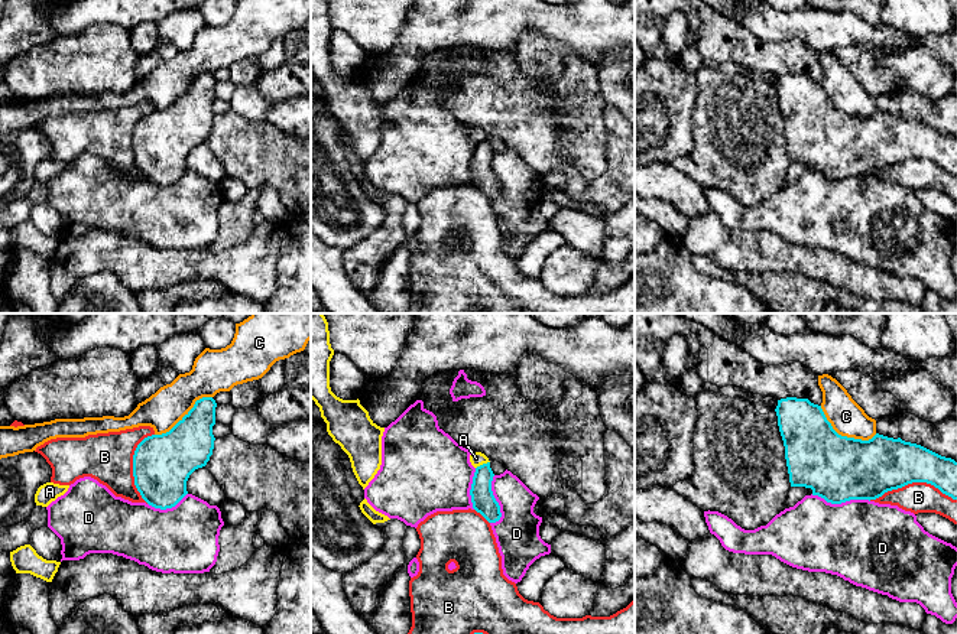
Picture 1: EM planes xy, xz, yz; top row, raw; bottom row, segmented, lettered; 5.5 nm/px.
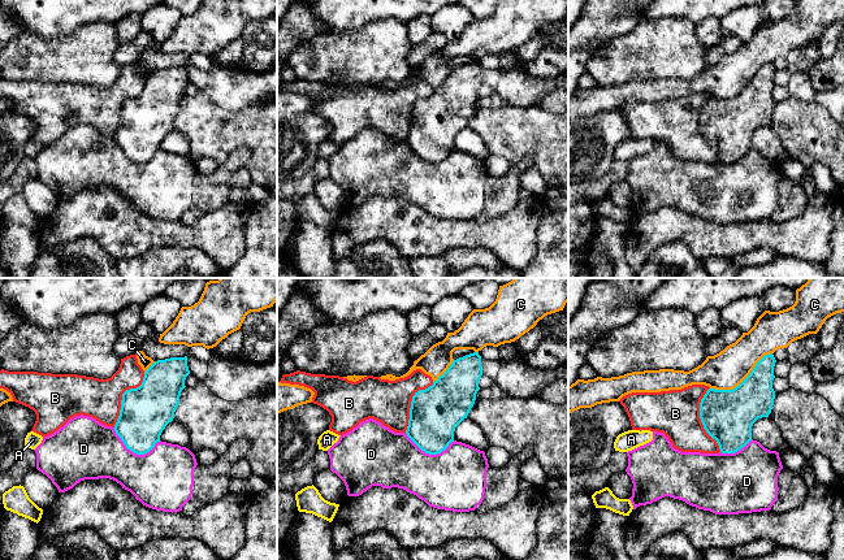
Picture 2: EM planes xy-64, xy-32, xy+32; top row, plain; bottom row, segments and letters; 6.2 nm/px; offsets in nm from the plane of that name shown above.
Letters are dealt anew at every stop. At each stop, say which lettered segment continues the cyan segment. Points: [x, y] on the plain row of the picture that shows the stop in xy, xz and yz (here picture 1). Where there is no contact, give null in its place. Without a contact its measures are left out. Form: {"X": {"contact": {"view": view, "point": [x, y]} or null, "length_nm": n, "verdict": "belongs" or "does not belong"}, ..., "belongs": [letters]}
{"A": {"contact": {"view": "xz", "point": [483, 140]}, "length_nm": 90, "verdict": "does not belong"}, "B": {"contact": {"view": "yz", "point": [912, 158]}, "length_nm": 480, "verdict": "does not belong"}, "C": {"contact": {"view": "yz", "point": [844, 113]}, "length_nm": 360, "verdict": "does not belong"}, "D": {"contact": {"view": "yz", "point": [840, 179]}, "length_nm": 340, "verdict": "does not belong"}, "belongs": []}

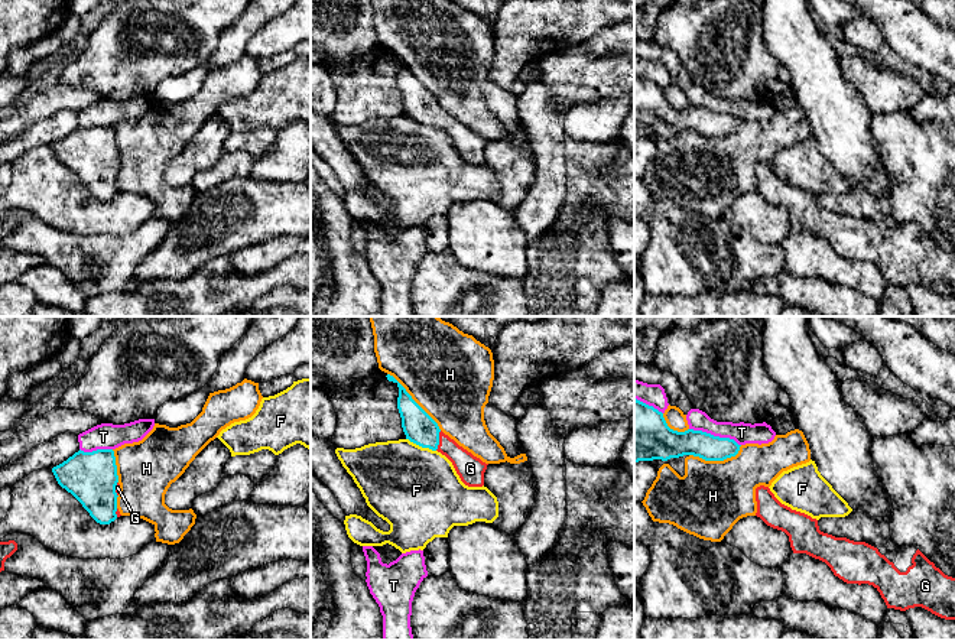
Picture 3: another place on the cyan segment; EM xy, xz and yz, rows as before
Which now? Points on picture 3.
{"F": {"contact": {"view": "xz", "point": [421, 122]}, "length_nm": 180, "verdict": "does not belong"}, "G": {"contact": {"view": "xz", "point": [438, 117]}, "length_nm": 120, "verdict": "belongs"}, "H": {"contact": {"view": "xz", "point": [413, 77]}, "length_nm": 440, "verdict": "does not belong"}, "T": {"contact": {"view": "yz", "point": [715, 113]}, "length_nm": 300, "verdict": "does not belong"}, "belongs": ["G"]}

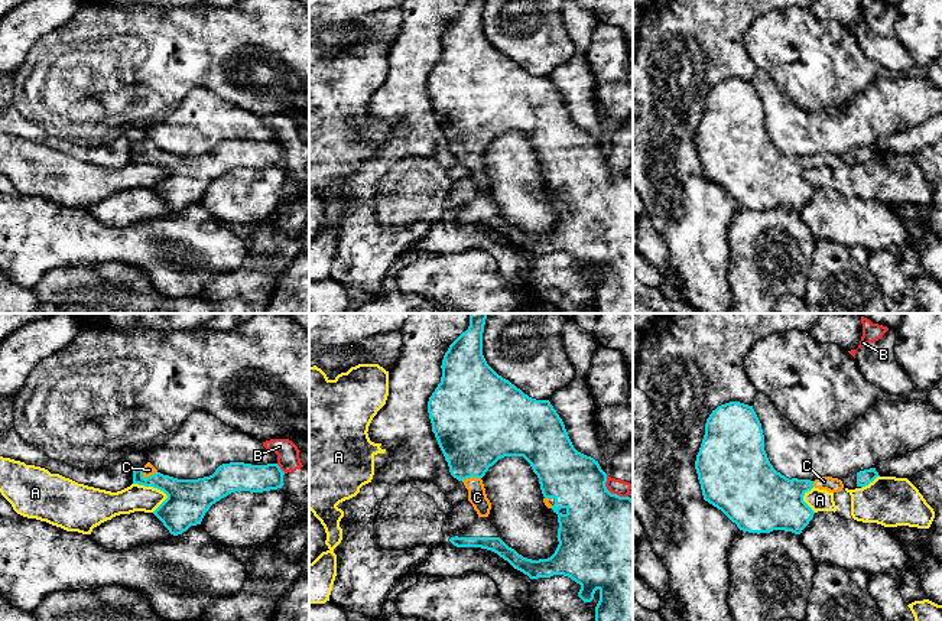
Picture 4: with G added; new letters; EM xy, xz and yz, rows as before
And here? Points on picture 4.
{"A": {"contact": {"view": "xy", "point": [150, 162]}, "length_nm": 220, "verdict": "does not belong"}, "B": {"contact": {"view": "xy", "point": [279, 145]}, "length_nm": 80, "verdict": "does not belong"}, "C": {"contact": {"view": "xy", "point": [150, 152]}, "length_nm": 90, "verdict": "belongs"}, "belongs": ["C"]}

